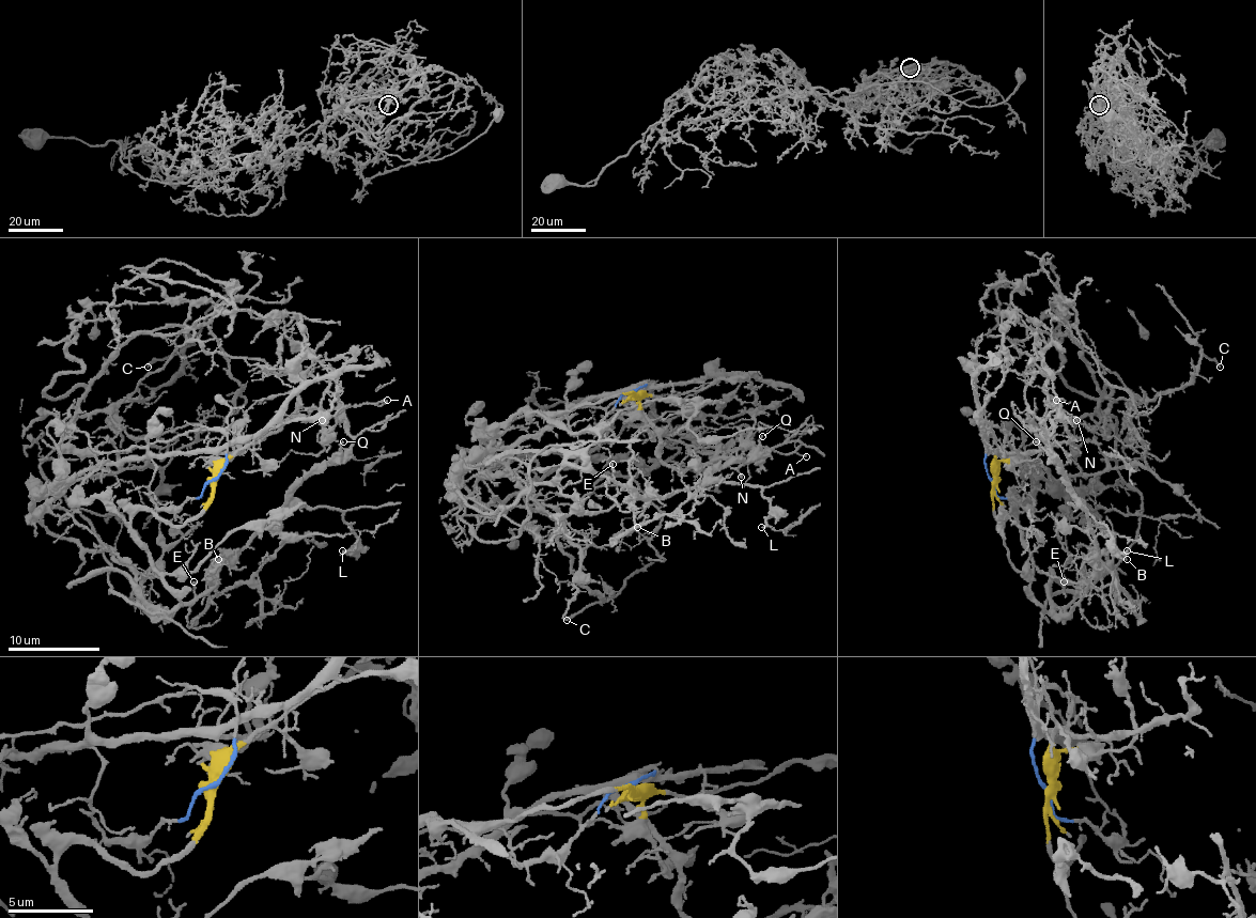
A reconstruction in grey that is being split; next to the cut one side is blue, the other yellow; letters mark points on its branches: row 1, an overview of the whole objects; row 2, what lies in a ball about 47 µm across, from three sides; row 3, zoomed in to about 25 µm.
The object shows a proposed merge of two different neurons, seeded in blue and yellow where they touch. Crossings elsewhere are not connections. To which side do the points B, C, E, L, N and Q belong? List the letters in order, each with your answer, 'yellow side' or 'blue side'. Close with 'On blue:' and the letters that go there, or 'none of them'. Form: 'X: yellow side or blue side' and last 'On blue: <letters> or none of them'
B: yellow side
C: blue side
E: yellow side
L: yellow side
N: yellow side
Q: yellow side
On blue: C

